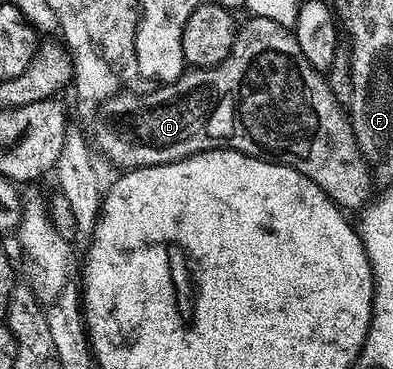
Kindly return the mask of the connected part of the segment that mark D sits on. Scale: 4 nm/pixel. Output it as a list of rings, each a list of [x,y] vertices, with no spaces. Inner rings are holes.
[[[256,17],[246,18],[245,28],[242,26],[237,32],[235,41],[231,45],[231,53],[217,67],[202,67],[200,69],[189,69],[184,72],[173,83],[158,86],[158,91],[153,91],[150,95],[145,95],[141,99],[141,104],[137,104],[137,99],[128,93],[115,95],[108,102],[101,105],[99,114],[96,116],[97,122],[97,143],[106,157],[114,163],[117,169],[132,169],[134,167],[154,167],[164,163],[174,163],[180,159],[186,159],[189,155],[197,155],[200,151],[215,151],[218,149],[228,149],[238,151],[244,155],[254,155],[257,159],[267,159],[275,163],[286,163],[289,167],[295,168],[299,173],[303,173],[315,185],[327,193],[327,197],[333,200],[338,207],[350,209],[357,207],[361,209],[370,202],[369,194],[373,191],[373,175],[369,172],[370,160],[361,152],[357,144],[357,138],[353,132],[353,126],[349,123],[346,108],[336,99],[335,93],[329,87],[329,80],[322,72],[317,71],[303,57],[303,49],[299,49],[296,34],[288,27],[281,27],[270,19],[258,19]]]

